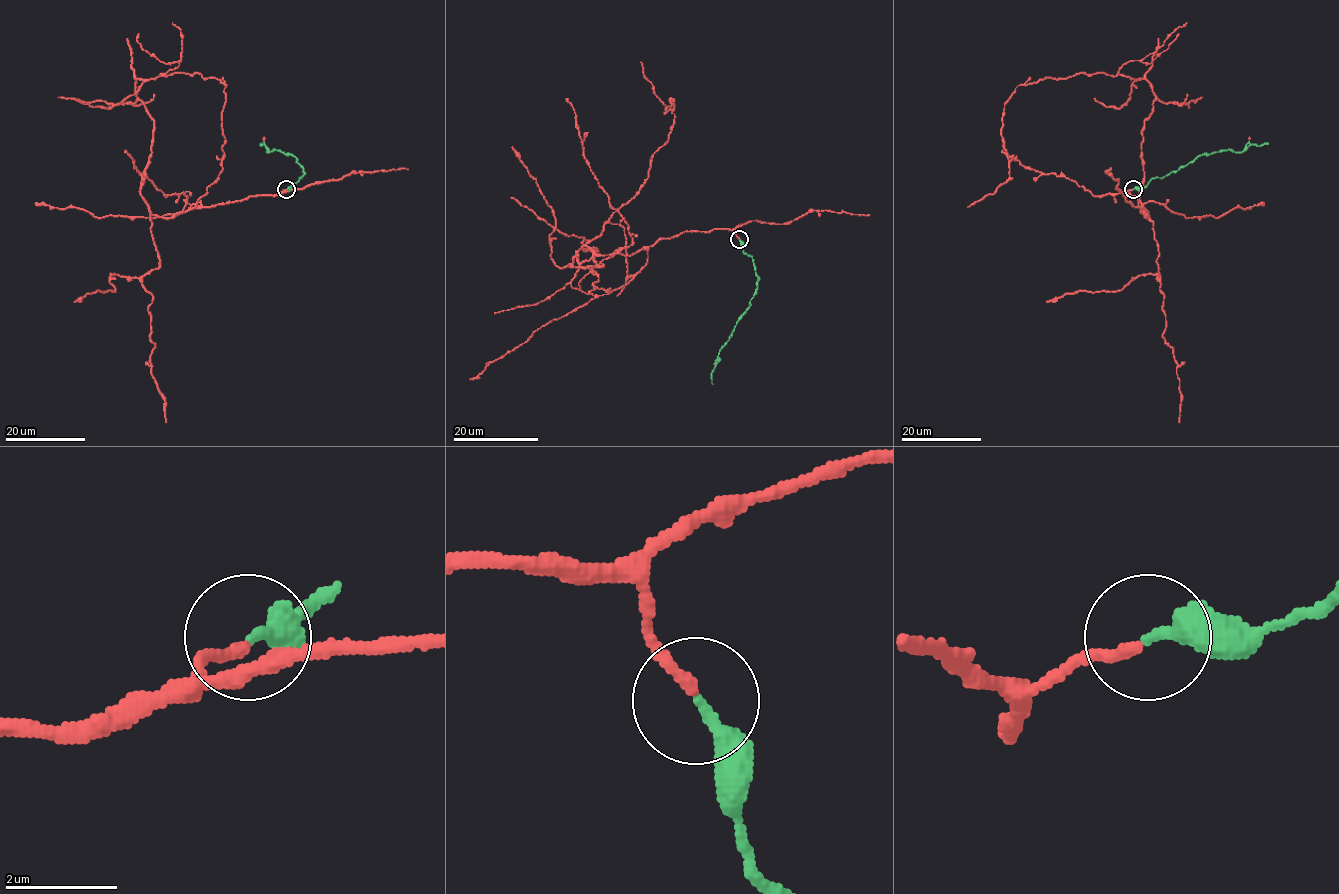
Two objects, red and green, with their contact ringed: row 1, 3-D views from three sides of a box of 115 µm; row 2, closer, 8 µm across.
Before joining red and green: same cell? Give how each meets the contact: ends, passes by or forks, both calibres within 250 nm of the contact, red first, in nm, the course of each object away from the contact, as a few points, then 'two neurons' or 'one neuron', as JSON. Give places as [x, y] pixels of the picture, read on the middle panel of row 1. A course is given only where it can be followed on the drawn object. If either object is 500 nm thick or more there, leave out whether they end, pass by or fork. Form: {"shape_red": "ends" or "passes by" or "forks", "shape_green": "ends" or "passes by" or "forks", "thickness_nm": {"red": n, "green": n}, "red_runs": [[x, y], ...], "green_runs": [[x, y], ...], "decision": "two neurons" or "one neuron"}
{"shape_red": "ends", "shape_green": "ends", "thickness_nm": {"red": 200, "green": 280}, "red_runs": [[739, 239], [684, 231], [577, 260], [673, 125], [640, 62]], "green_runs": [[739, 239], [742, 250], [753, 259], [757, 288], [750, 306], [718, 355], [712, 384]], "decision": "one neuron"}

